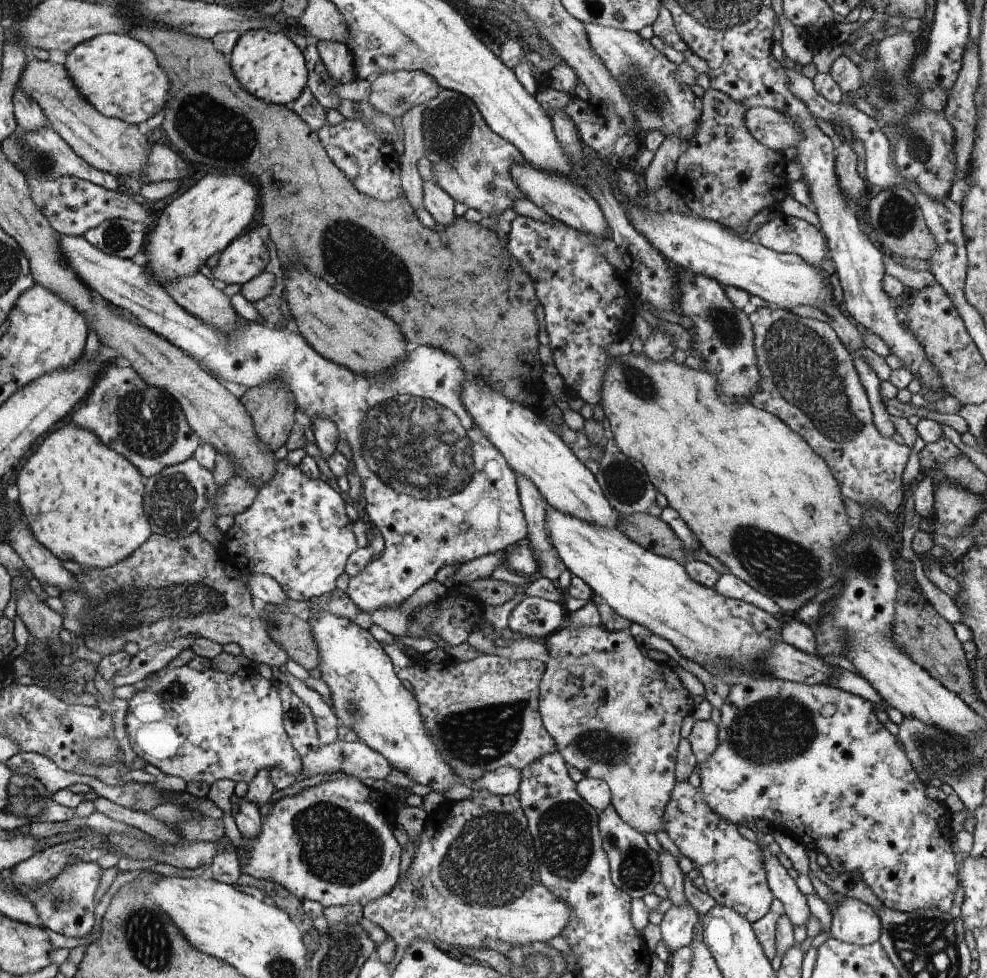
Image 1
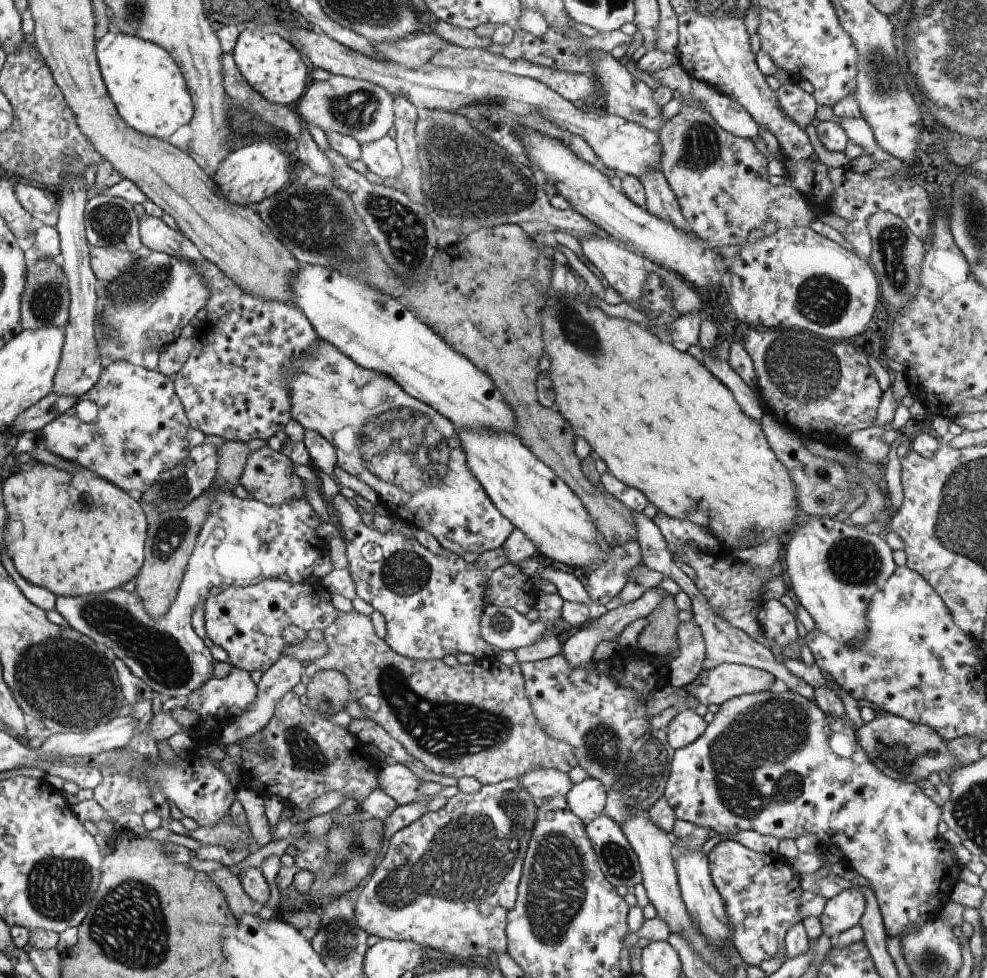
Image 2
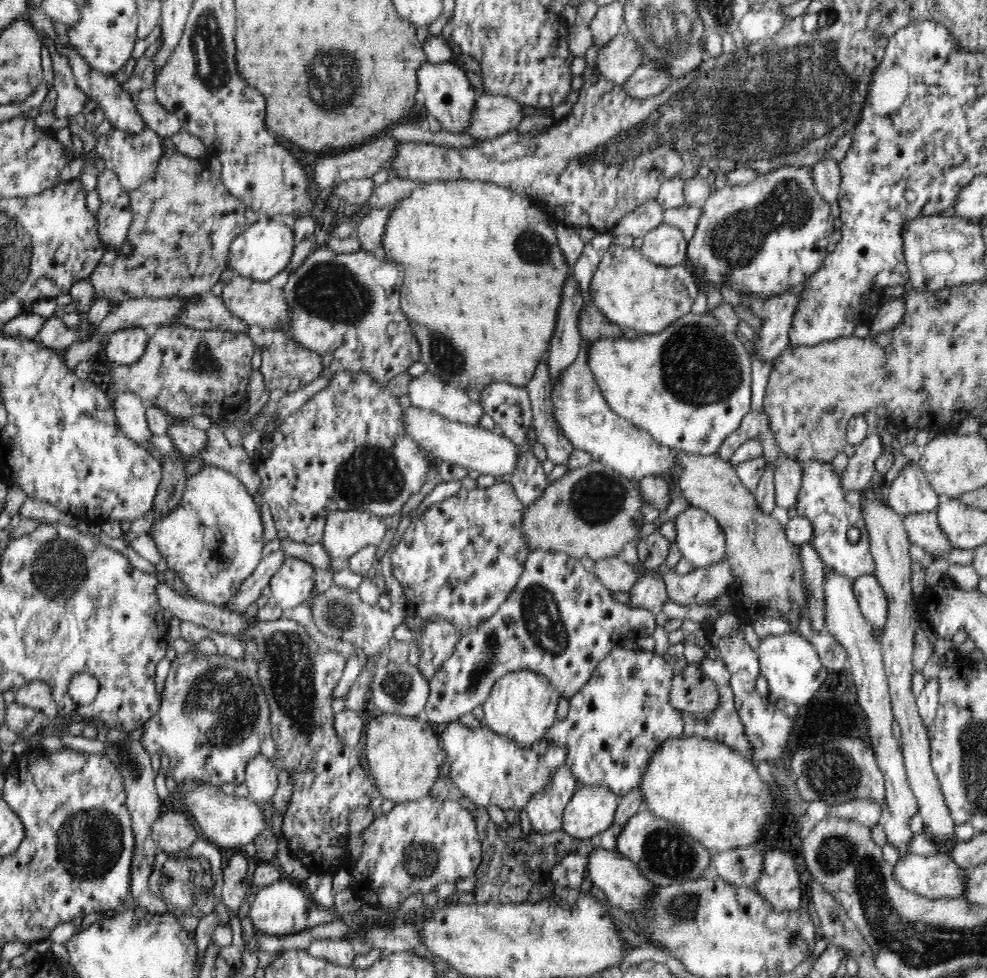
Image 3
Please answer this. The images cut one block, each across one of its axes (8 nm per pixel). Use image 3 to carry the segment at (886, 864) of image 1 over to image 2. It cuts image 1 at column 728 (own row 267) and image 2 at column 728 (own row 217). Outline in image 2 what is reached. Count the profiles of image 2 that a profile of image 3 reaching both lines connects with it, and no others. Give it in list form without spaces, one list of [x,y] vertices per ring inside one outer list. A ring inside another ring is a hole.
[[[789,689],[778,694],[771,691],[744,693],[723,702],[714,714],[712,722],[707,724],[707,730],[698,740],[682,750],[676,749],[674,751],[671,760],[671,774],[665,786],[664,796],[674,808],[678,819],[691,822],[702,828],[708,828],[708,830],[715,830],[720,834],[735,835],[742,830],[756,830],[760,834],[770,834],[779,840],[789,837],[797,839],[800,836],[814,834],[822,842],[838,846],[838,849],[842,850],[842,854],[848,858],[846,862],[850,862],[850,871],[864,876],[870,882],[879,904],[885,932],[890,940],[897,940],[899,934],[908,925],[926,923],[929,919],[942,913],[944,908],[951,903],[950,894],[955,884],[960,880],[962,866],[955,861],[951,844],[938,834],[937,826],[944,809],[924,794],[916,783],[894,780],[894,778],[886,776],[884,772],[880,772],[864,748],[858,744],[854,724],[846,715],[828,716],[822,712],[822,708],[815,700],[808,700],[808,698]]]

